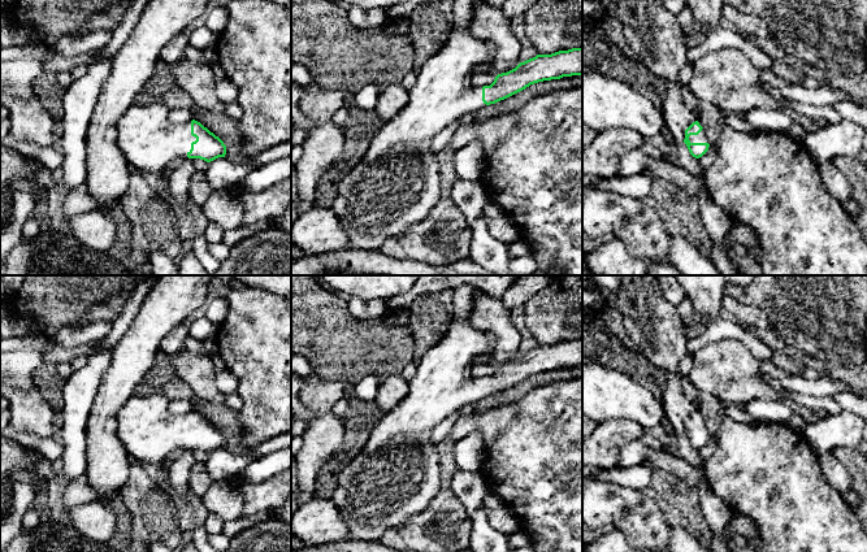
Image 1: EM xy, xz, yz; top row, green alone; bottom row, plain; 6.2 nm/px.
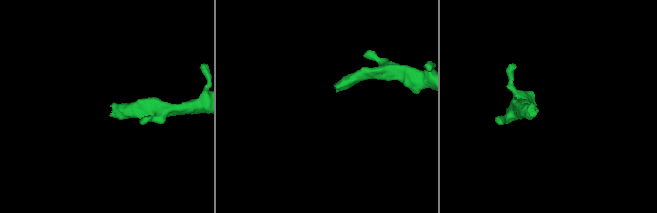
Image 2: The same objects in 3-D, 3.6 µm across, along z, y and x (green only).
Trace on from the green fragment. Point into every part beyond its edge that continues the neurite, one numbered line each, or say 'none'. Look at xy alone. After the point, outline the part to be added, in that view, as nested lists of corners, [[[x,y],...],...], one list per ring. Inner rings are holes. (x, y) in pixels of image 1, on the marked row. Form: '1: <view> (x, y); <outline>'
1: xy (150, 142); [[[162,101],[146,105],[133,104],[117,122],[117,143],[131,169],[140,173],[160,173],[172,161],[188,158],[191,143],[191,122],[174,125],[168,119],[170,109]]]

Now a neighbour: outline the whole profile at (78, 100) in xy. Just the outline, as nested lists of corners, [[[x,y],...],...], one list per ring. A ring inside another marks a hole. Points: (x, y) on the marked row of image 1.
[[[109,58],[95,61],[79,79],[62,90],[62,119],[57,144],[64,155],[61,181],[65,192],[86,183],[86,134],[110,66]]]

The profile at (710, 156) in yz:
[[[718,145],[710,147],[708,151],[702,157],[698,158],[699,166],[703,170],[708,169],[716,160],[716,156],[718,156]]]

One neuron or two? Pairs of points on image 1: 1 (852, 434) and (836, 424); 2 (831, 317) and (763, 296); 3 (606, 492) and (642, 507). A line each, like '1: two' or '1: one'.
1: one
2: one
3: one

